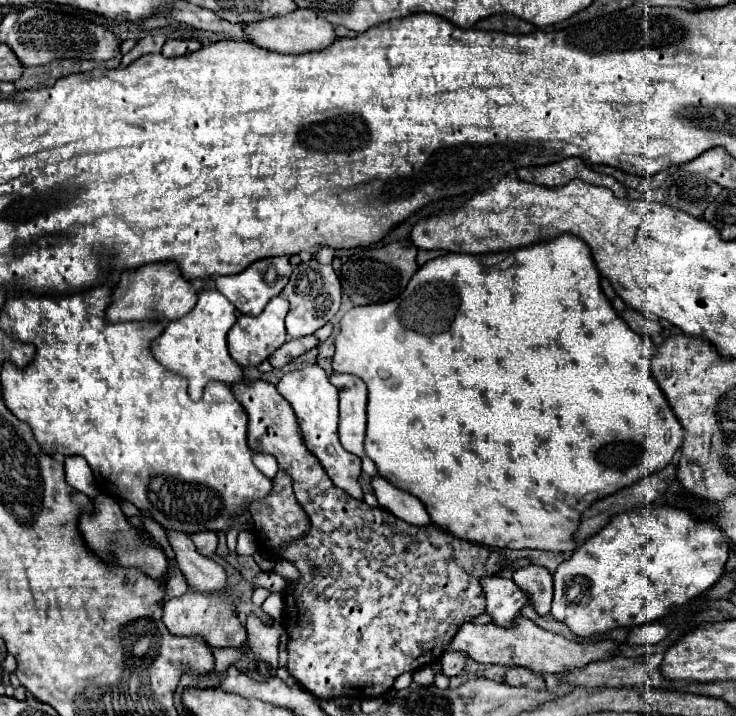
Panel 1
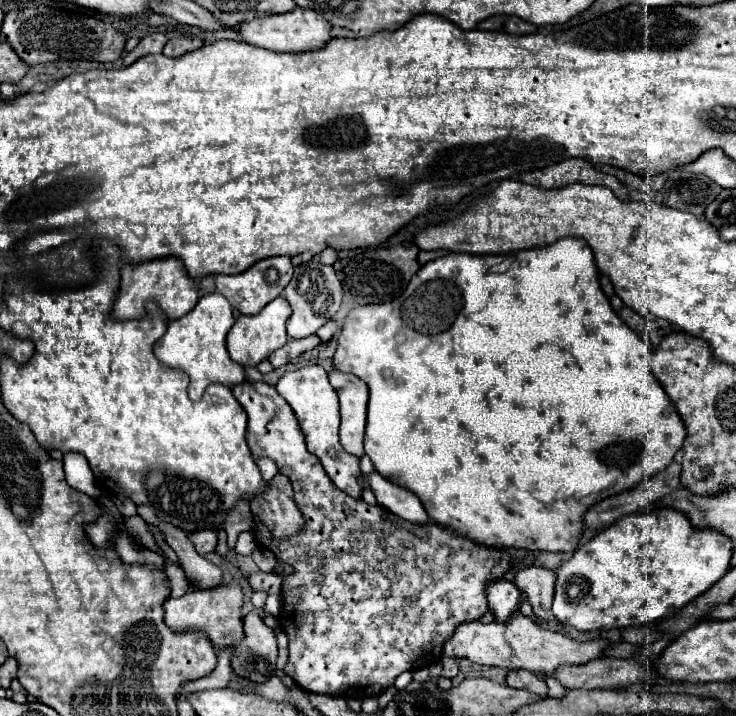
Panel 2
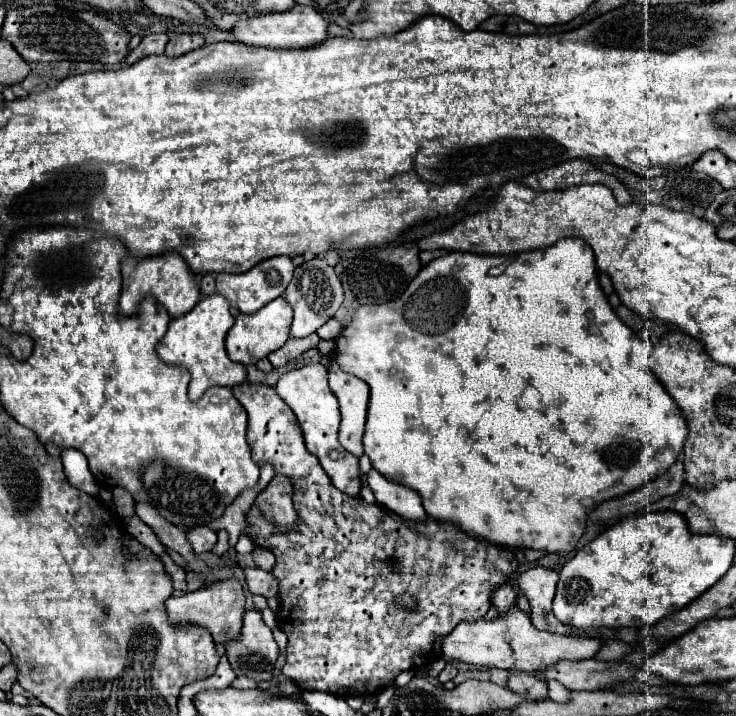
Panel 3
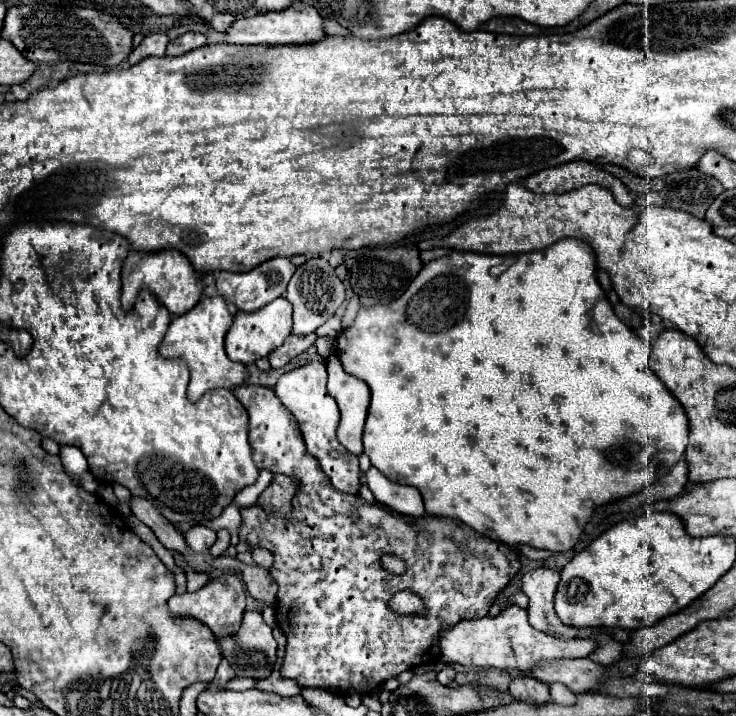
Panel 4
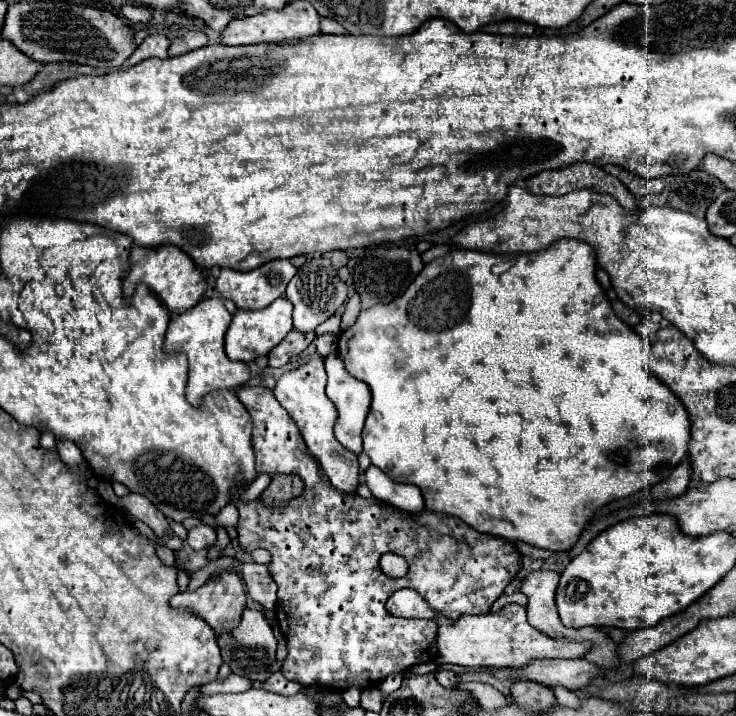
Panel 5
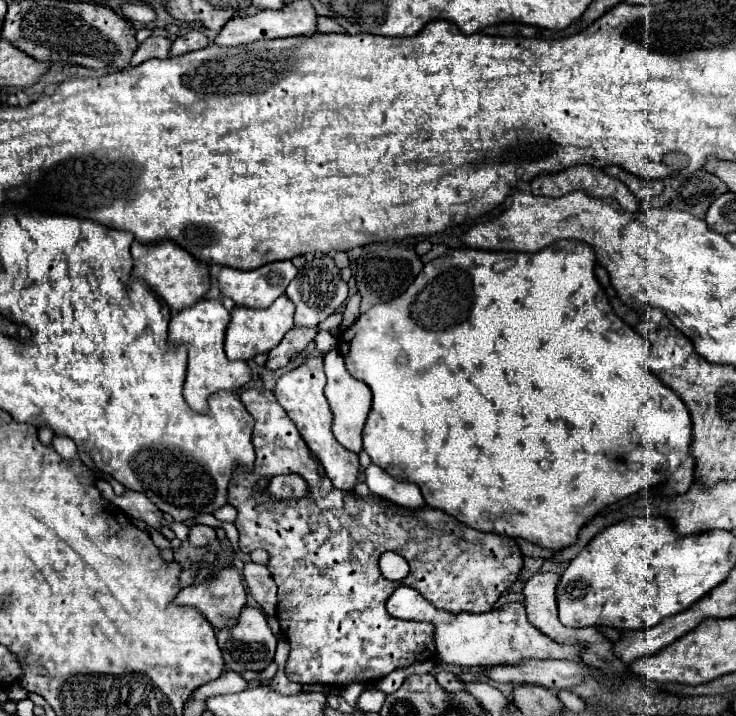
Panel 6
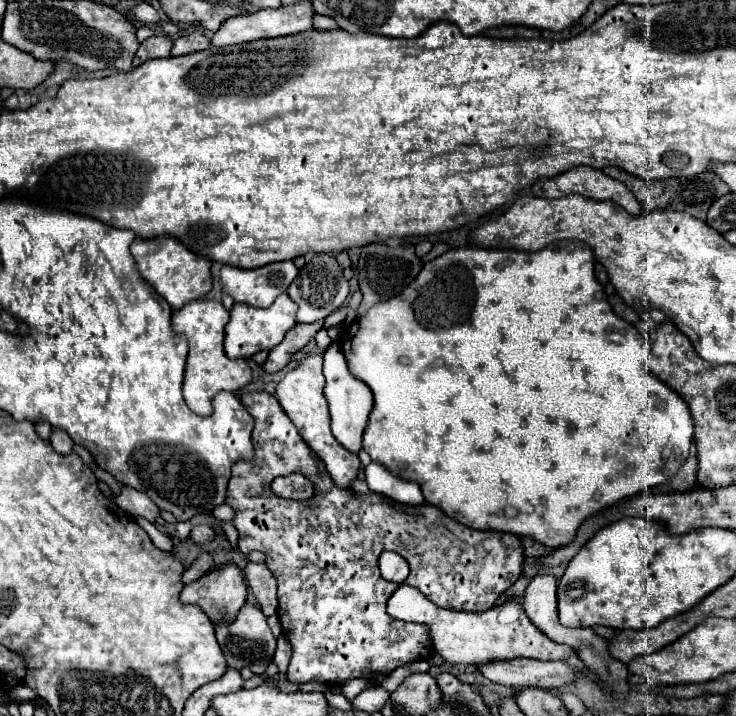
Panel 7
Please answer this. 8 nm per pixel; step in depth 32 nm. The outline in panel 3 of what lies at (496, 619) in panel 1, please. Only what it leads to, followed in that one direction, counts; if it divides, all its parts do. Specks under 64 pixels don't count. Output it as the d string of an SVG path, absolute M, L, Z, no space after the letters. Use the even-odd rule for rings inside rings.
M502 584L502 586L496 590L496 594L492 594L492 604L498 608L500 614L504 614L508 608L514 606L516 594L518 594L518 592L514 592L514 588L512 588L510 584Z

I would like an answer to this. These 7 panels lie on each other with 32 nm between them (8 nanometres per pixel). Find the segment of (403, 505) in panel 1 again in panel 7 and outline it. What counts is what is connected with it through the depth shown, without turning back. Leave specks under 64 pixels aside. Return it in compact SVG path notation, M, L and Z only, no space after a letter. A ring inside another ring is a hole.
M370 462L366 466L366 484L372 492L384 494L400 504L410 504L410 506L424 504L424 496L418 484L394 476L378 462Z

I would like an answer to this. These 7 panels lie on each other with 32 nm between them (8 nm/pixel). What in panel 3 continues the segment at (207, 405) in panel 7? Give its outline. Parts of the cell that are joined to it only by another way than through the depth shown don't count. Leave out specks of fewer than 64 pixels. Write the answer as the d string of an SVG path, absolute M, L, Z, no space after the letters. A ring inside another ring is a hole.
M220 294L204 296L188 314L170 320L168 332L156 350L164 362L182 364L188 368L188 372L192 376L188 386L190 400L198 400L212 386L232 388L246 380L246 368L232 362L224 348L226 332L230 330L232 324L234 324L234 318L230 314L230 304Z

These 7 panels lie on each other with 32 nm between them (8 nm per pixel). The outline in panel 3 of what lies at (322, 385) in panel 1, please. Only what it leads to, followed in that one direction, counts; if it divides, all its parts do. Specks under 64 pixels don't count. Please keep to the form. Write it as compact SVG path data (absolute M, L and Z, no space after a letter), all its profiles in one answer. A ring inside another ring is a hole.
M320 362L302 366L298 370L290 370L282 374L282 378L276 384L278 396L286 402L286 406L296 414L300 430L304 434L304 442L310 454L314 454L324 472L330 476L332 484L350 496L358 496L361 490L360 468L358 468L358 458L346 452L340 442L338 442L338 424L340 424L340 410L338 410L338 400L332 396L328 388L328 376L326 368Z

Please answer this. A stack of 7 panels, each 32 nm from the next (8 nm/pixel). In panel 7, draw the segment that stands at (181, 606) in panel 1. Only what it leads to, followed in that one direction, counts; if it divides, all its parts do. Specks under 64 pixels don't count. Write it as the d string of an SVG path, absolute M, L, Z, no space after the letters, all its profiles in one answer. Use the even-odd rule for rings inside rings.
M226 562L212 568L196 582L186 584L180 600L198 604L212 622L228 622L246 602L246 580L234 562Z

